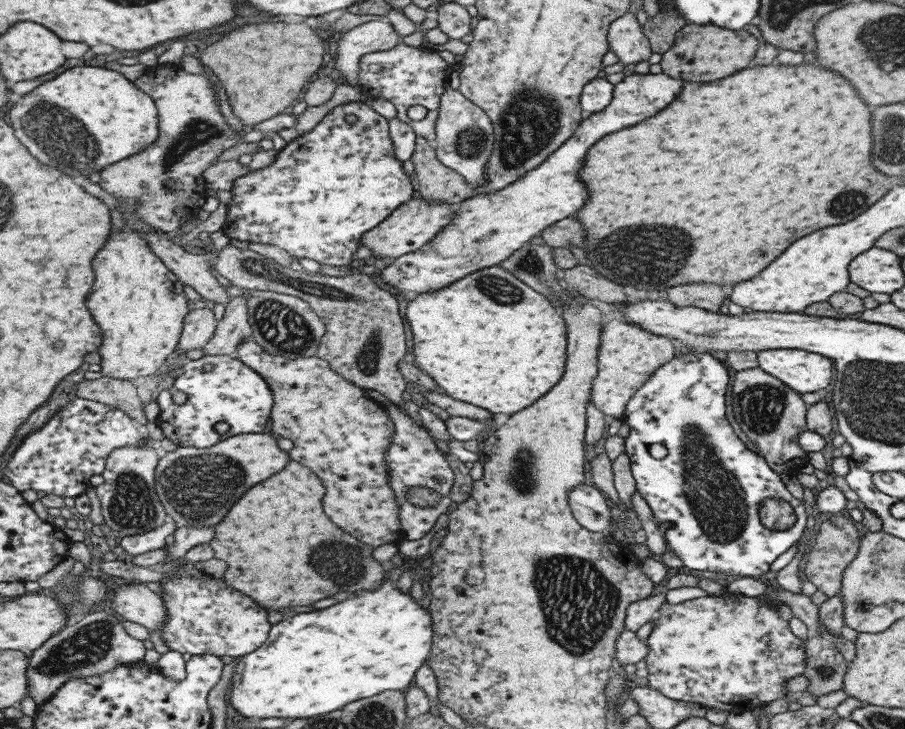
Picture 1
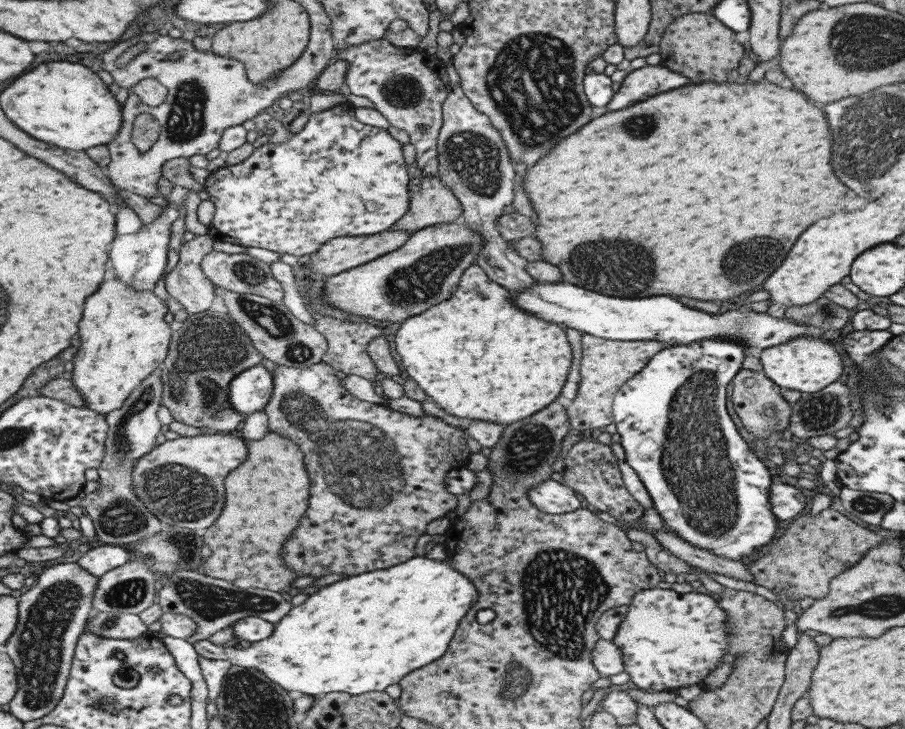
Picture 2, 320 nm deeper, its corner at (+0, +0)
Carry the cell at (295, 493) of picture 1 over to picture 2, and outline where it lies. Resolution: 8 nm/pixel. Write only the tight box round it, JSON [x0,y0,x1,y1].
[198,431,310,594]

